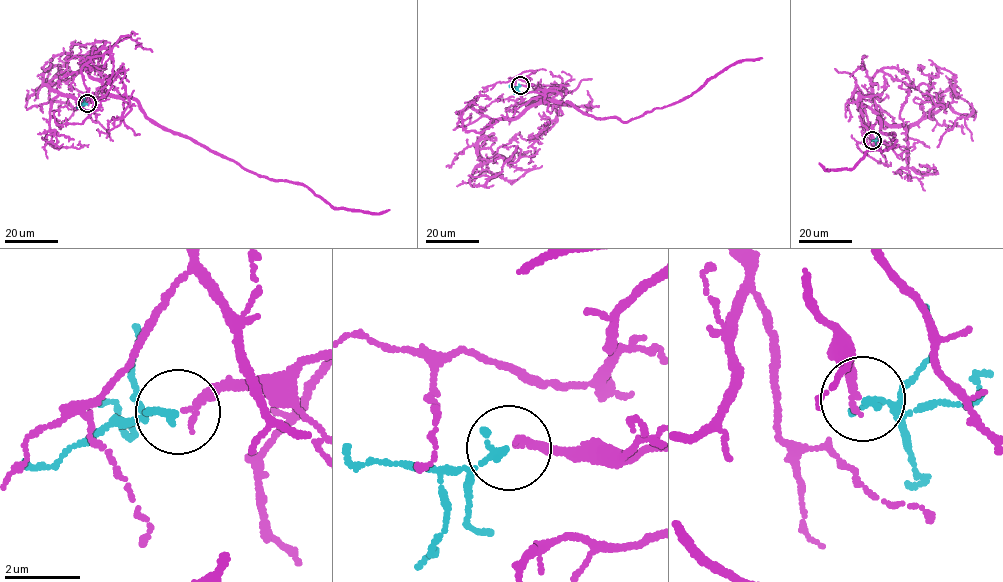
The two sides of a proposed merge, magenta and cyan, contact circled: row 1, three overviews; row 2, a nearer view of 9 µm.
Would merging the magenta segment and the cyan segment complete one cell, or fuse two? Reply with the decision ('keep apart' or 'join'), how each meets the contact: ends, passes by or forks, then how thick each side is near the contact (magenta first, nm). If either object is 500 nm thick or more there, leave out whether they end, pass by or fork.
join; magenta ends; cyan ends; calibres 240 and 190 nm

